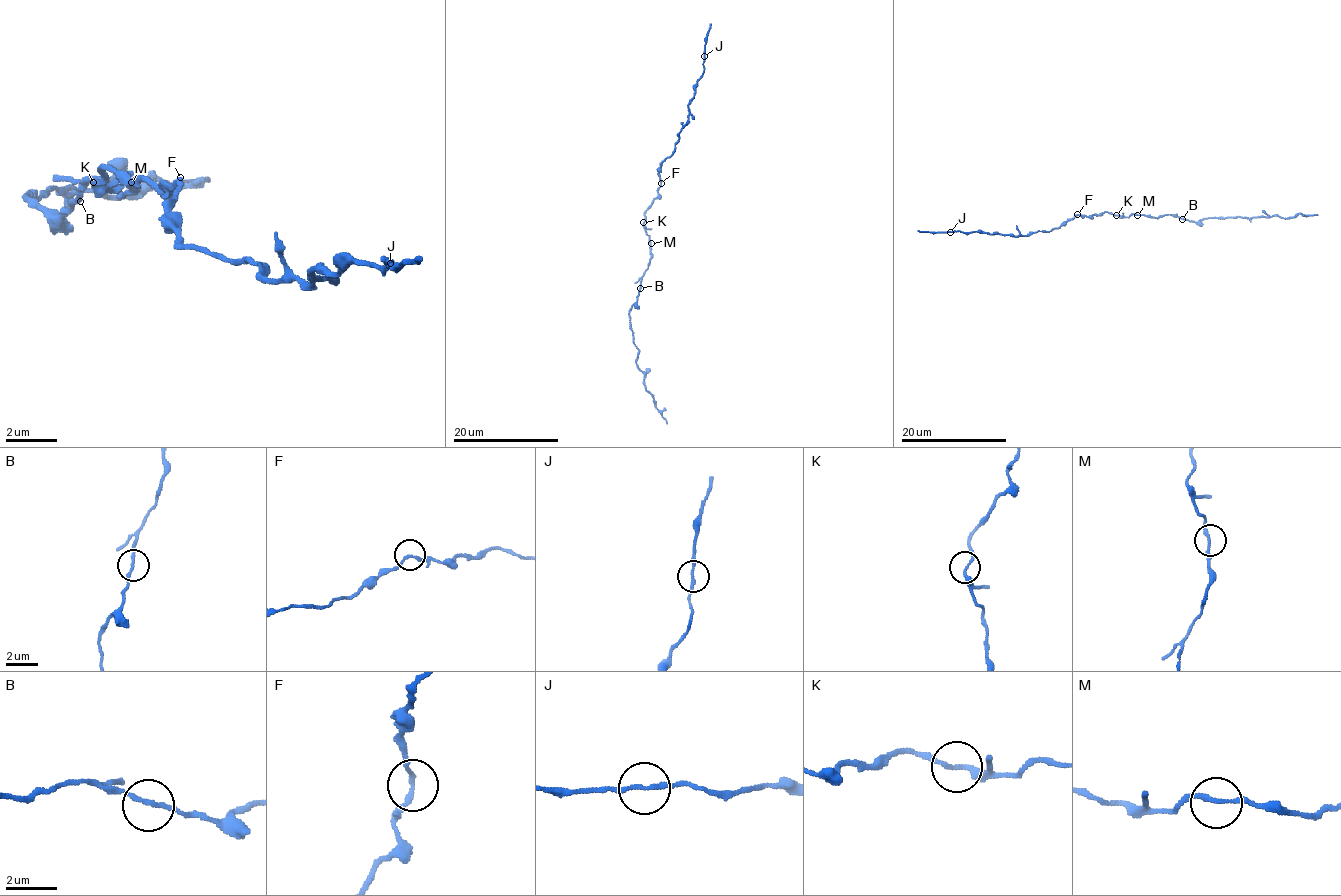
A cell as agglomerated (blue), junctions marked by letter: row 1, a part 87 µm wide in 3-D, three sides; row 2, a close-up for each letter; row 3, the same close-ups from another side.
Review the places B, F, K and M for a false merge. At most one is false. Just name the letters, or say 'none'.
none

